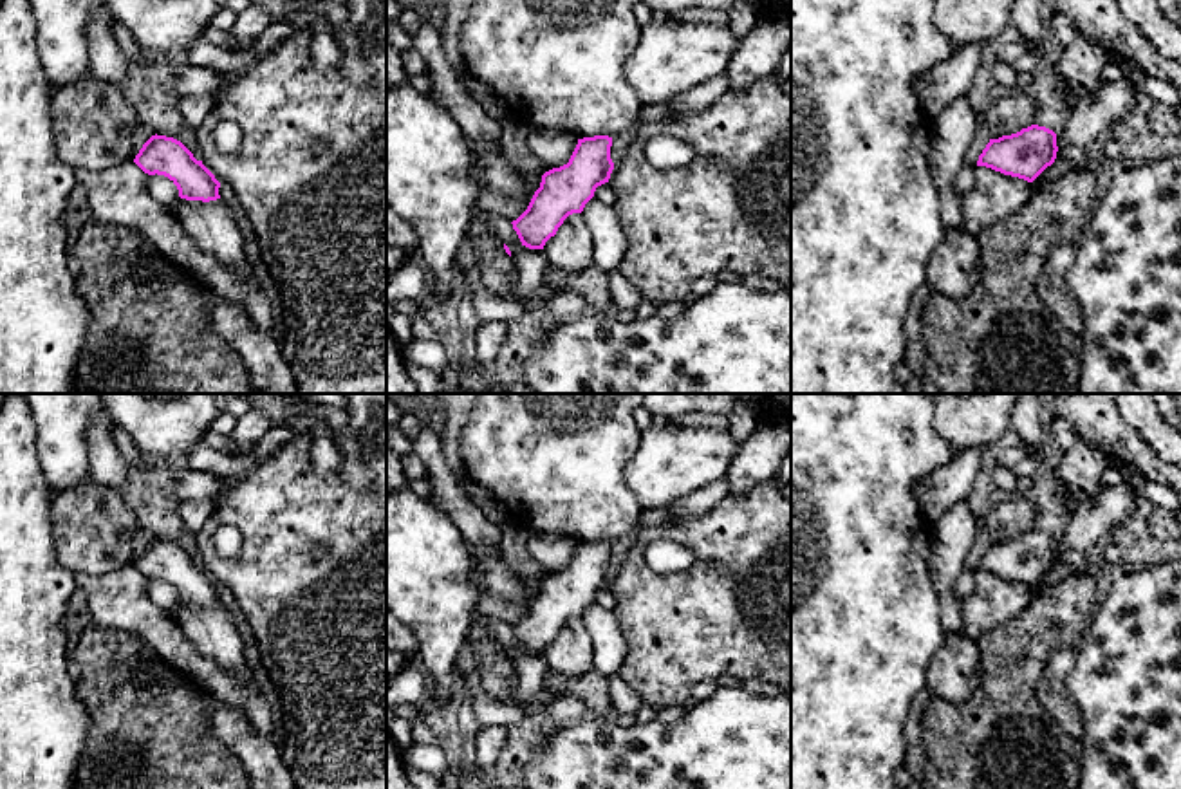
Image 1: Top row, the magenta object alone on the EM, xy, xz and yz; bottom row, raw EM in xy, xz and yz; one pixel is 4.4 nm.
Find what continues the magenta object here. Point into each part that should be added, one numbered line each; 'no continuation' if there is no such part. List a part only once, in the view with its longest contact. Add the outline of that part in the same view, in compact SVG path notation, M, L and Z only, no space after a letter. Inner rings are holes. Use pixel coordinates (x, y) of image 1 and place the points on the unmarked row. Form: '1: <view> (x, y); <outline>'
no continuation

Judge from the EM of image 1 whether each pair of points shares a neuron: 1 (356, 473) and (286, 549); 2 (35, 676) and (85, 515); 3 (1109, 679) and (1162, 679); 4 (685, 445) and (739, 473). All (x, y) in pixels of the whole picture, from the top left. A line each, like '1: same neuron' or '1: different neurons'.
1: same neuron
2: different neurons
3: same neuron
4: different neurons

